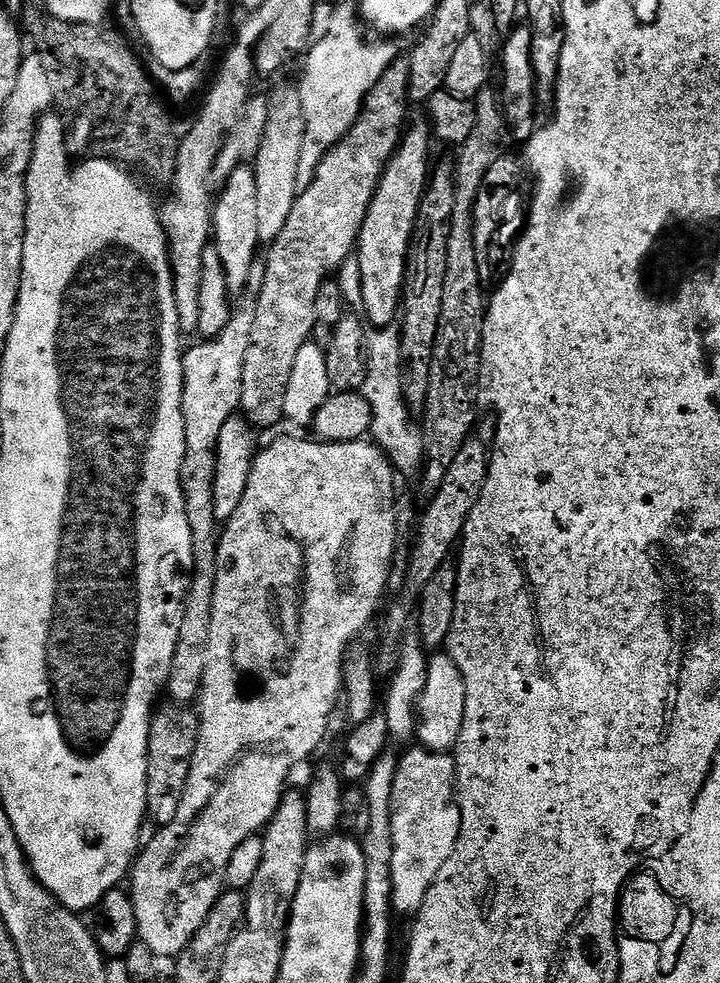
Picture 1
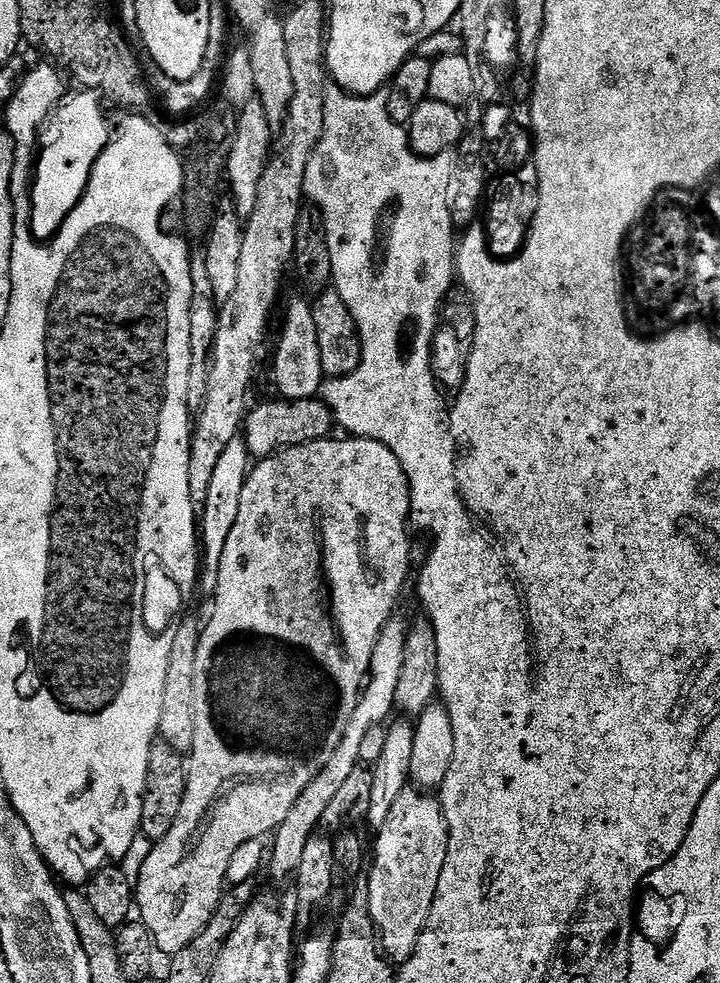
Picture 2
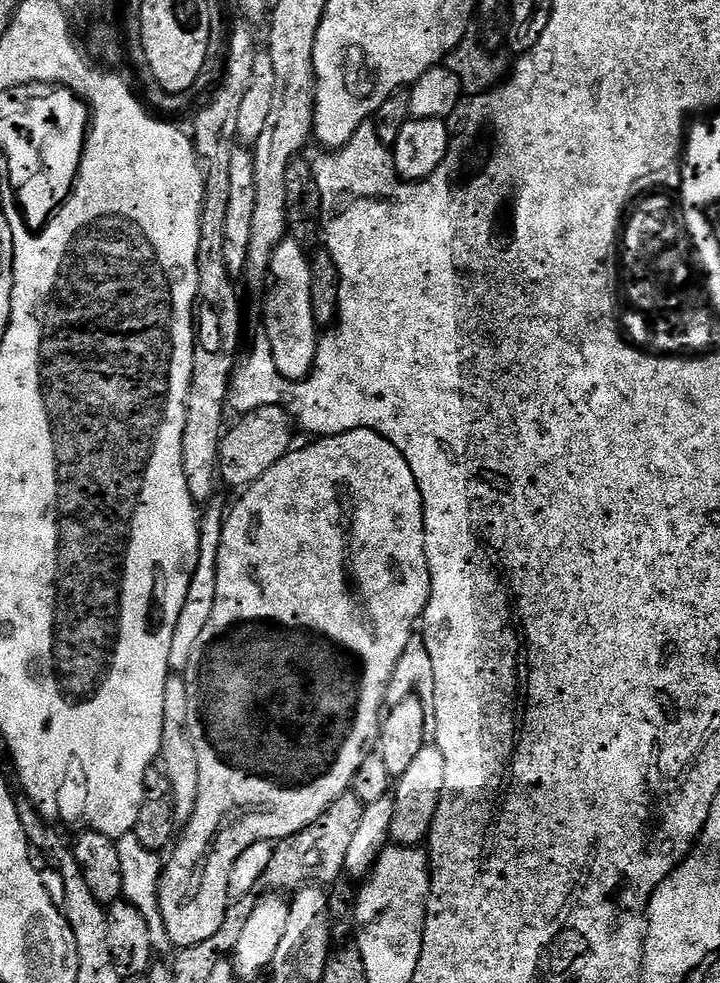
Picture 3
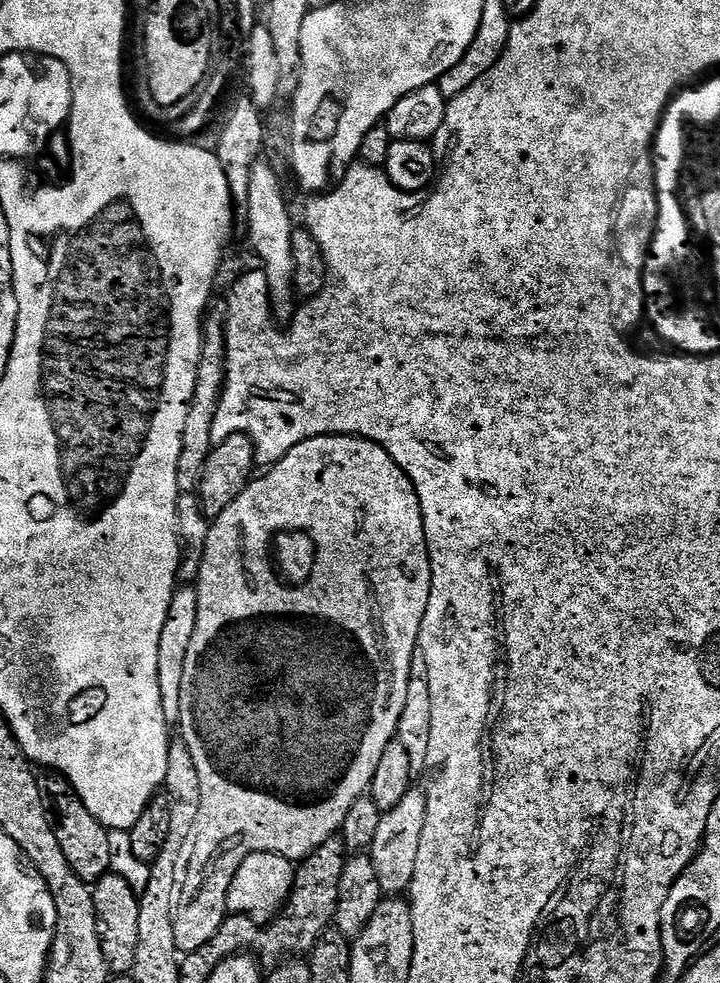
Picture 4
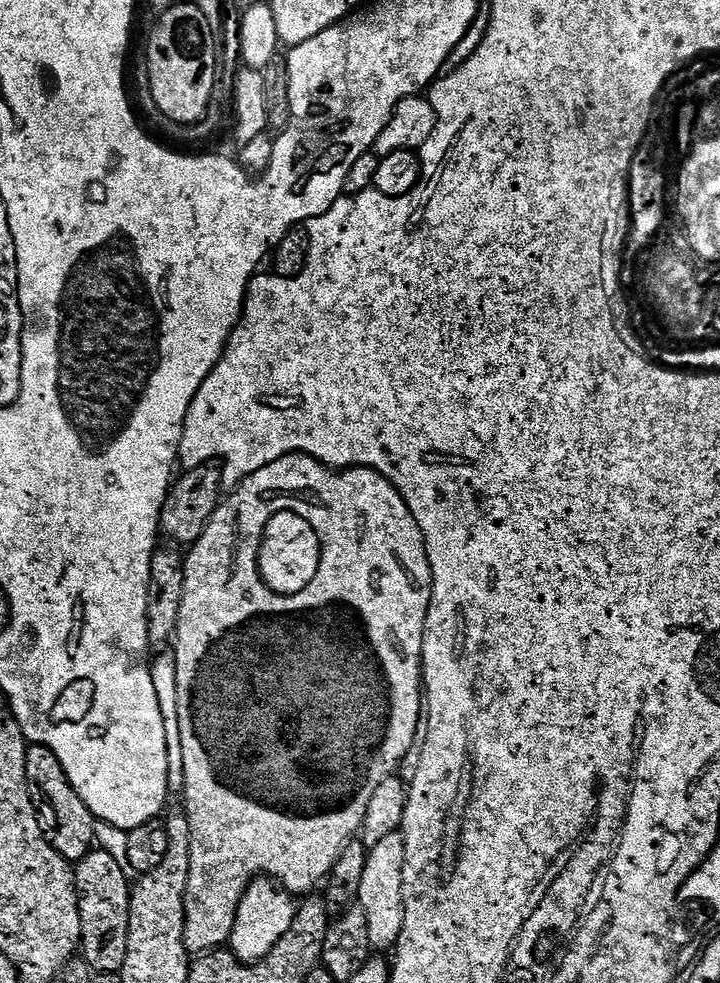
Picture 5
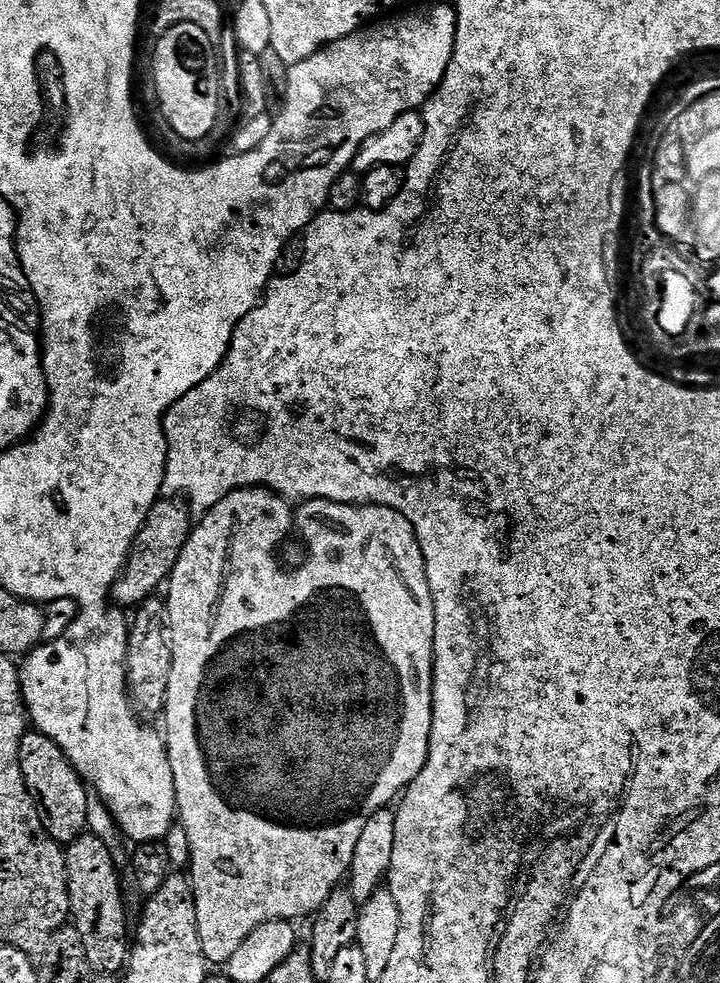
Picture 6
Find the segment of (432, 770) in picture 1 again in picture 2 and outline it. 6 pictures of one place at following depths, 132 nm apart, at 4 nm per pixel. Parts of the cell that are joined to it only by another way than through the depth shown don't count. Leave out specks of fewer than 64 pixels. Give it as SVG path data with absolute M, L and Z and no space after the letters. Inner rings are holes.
M410 786L398 796L398 802L394 802L389 817L375 835L374 868L369 869L366 878L371 916L375 920L377 935L380 937L385 955L395 963L403 964L413 956L417 948L418 938L425 928L437 894L438 880L448 853L448 824L444 820L444 810L440 806L439 799L435 795L425 794Z

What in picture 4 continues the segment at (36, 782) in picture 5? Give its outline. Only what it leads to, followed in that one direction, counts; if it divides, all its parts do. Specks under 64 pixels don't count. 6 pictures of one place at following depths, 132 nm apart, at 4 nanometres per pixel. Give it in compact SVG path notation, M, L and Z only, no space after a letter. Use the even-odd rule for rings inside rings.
M48 774L40 780L40 793L44 795L44 807L48 809L48 819L56 831L58 846L62 846L62 854L66 862L70 862L70 870L78 874L82 883L94 886L102 877L112 872L110 866L109 829L104 827L90 810L76 797L72 785L59 774Z

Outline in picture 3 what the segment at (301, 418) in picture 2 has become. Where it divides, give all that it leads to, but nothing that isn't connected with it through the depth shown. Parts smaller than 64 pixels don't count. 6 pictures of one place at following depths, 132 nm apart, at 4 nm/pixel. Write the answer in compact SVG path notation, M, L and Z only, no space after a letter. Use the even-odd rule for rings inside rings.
M279 404L264 406L253 412L243 413L236 425L229 427L220 438L220 462L218 476L232 488L249 488L270 466L274 466L287 452L293 451L292 428L294 421Z

